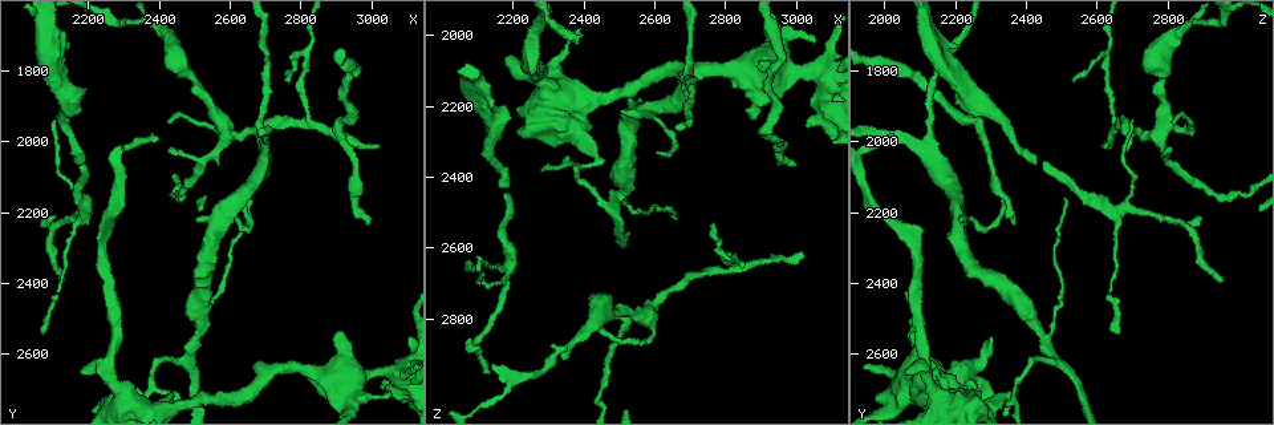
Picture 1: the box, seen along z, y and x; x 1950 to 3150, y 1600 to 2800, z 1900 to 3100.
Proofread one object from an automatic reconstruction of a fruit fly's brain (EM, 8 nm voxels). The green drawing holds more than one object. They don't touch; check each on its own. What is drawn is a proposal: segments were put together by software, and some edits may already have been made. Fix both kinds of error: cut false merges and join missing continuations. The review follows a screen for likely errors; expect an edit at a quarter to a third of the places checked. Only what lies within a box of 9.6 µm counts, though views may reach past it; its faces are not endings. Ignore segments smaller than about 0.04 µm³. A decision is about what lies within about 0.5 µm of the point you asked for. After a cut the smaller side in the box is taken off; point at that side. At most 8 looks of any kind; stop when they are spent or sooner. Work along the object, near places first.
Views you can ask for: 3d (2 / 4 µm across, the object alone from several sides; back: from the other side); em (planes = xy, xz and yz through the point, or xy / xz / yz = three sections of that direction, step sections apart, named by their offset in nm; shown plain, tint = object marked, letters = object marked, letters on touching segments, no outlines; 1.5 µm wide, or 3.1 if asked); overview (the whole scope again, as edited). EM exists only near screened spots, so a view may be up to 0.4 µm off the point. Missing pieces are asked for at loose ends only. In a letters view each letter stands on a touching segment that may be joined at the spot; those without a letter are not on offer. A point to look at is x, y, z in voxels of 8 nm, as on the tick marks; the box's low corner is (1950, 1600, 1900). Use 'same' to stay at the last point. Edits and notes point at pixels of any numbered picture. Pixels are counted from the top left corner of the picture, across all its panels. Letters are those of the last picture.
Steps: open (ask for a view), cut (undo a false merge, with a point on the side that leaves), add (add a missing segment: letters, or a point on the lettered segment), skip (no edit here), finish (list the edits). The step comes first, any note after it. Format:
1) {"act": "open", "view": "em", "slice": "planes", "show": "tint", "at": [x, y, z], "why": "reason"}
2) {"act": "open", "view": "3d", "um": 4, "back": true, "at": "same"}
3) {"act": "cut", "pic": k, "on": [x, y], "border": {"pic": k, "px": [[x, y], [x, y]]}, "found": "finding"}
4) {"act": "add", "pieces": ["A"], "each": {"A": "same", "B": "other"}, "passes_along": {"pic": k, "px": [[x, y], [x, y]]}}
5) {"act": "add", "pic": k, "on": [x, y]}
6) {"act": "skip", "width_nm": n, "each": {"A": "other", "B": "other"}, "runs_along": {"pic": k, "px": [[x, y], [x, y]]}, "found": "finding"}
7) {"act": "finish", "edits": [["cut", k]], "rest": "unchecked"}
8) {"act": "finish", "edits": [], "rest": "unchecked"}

{"act": "open", "view": "3d", "um": 2, "at": [3010, 2020, 2610], "why": "free end"}

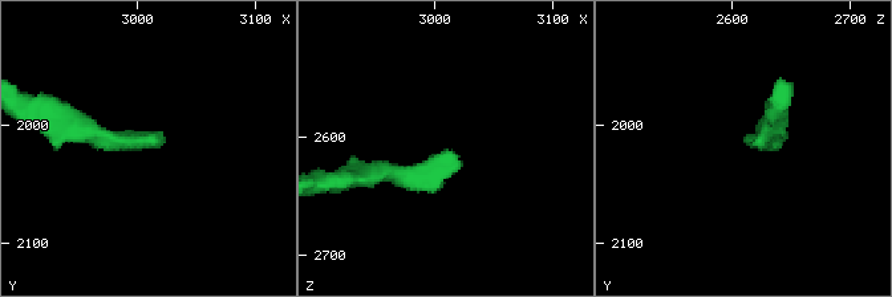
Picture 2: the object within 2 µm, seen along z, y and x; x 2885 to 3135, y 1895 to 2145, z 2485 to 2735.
{"act": "open", "view": "em", "slice": "planes", "show": "letters", "at": [3022, 2016, 2616]}

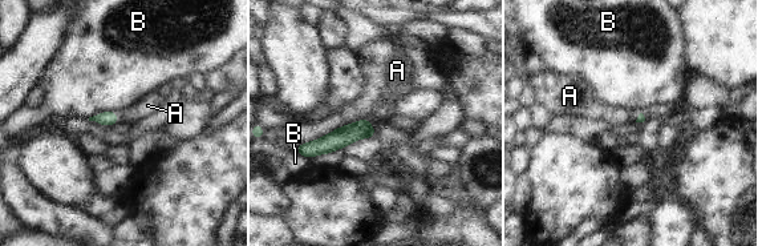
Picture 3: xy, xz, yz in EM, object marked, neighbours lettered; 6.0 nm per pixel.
{"act": "add", "pieces": ["A"], "each": {"A": "same", "B": "other"}, "passes_along": {"pic": 3, "px": [[108, 119], [117, 117], [148, 105]]}, "found": "it goes on there"}

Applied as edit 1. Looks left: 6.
{"act": "open", "view": "overview", "why": "redraw"}

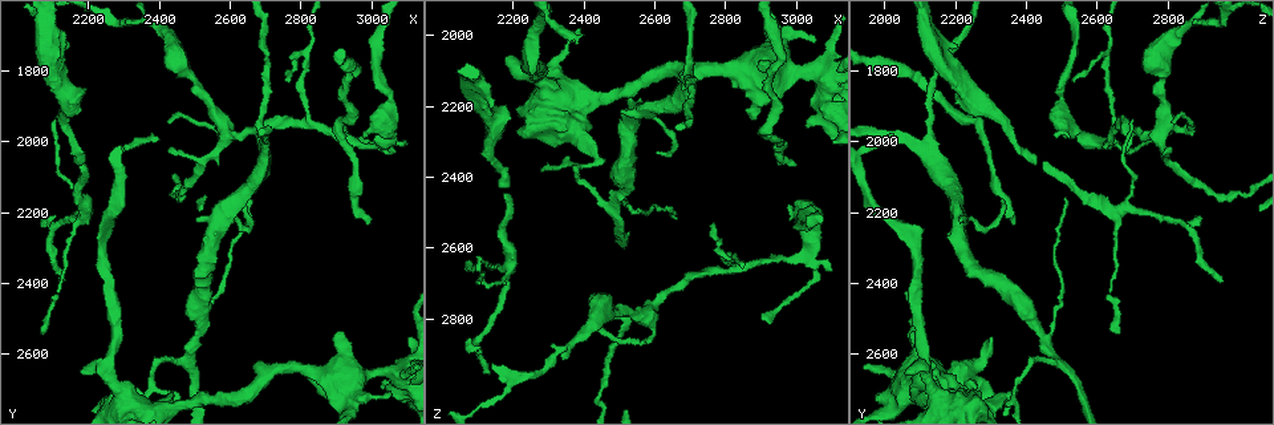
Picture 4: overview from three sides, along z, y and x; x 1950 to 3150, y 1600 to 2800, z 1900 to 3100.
{"act": "open", "view": "em", "slice": "yz", "step": 4, "show": "letters", "at": [2990, 2230, 2360]}

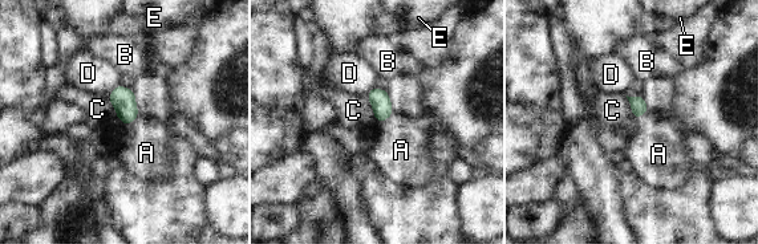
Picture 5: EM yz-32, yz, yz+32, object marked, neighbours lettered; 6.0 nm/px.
{"act": "add", "pieces": ["A"], "each": {"A": "same", "B": "other", "C": "other", "D": "other", "E": "other"}, "passes_along": {"pic": 5, "px": [[637, 104], [641, 113], [659, 150]]}, "found": "the neuron continues"}

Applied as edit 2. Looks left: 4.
{"act": "open", "view": "overview"}

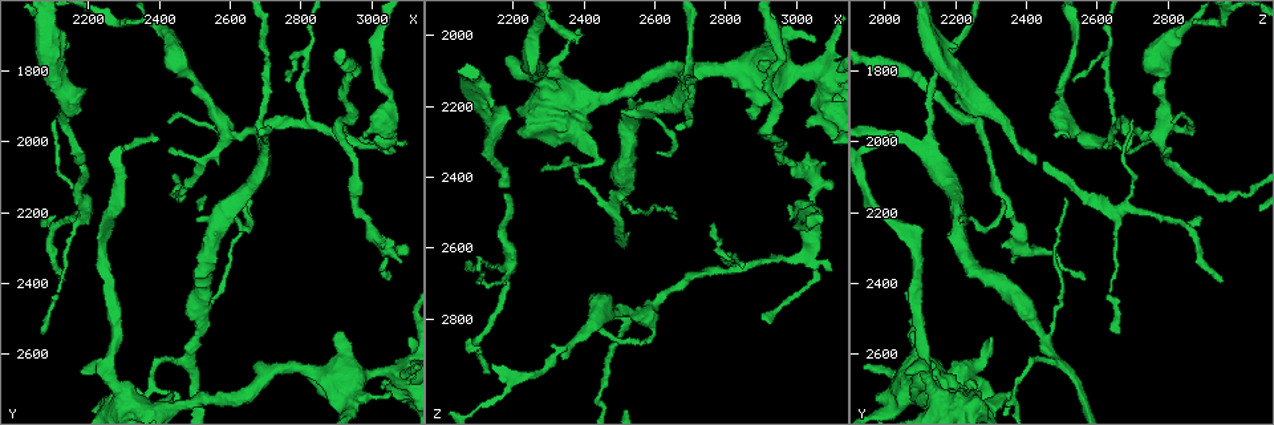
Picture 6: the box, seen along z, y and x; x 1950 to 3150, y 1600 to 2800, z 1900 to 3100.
{"act": "open", "view": "3d", "um": 4, "back": true, "at": [2470, 2630, 2470], "why": "three-way junction"}

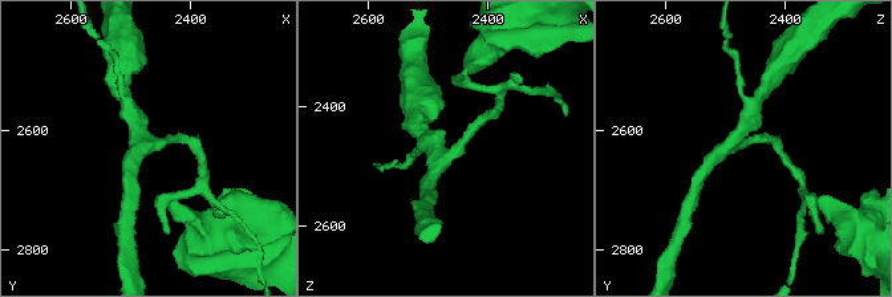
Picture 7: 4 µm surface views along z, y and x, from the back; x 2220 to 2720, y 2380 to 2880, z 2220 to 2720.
{"act": "open", "view": "em", "slice": "planes", "show": "tint", "at": [2460, 2625, 2480]}

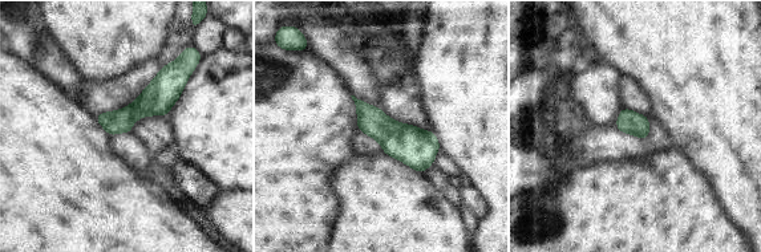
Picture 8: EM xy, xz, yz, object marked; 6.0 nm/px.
{"act": "open", "view": "em", "slice": "planes", "show": "letters", "at": "same", "why": "what lies round it"}

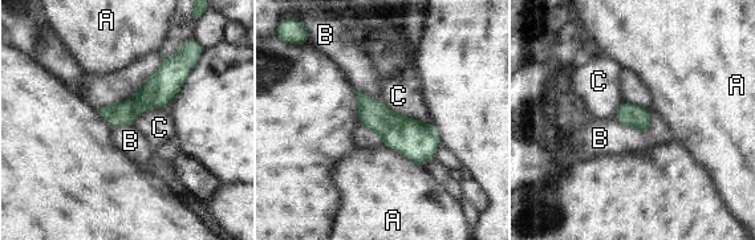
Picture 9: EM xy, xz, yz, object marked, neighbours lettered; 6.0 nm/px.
{"act": "skip", "each": {"A": "other", "B": "other", "C": "other"}, "border": {"pic": 9, "px": [[616, 120], [645, 133]]}, "found": "all the same neuron"}

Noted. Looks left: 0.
{"act": "finish", "edits": [["add", 3], ["add", 5]], "rest": "unchecked"}

